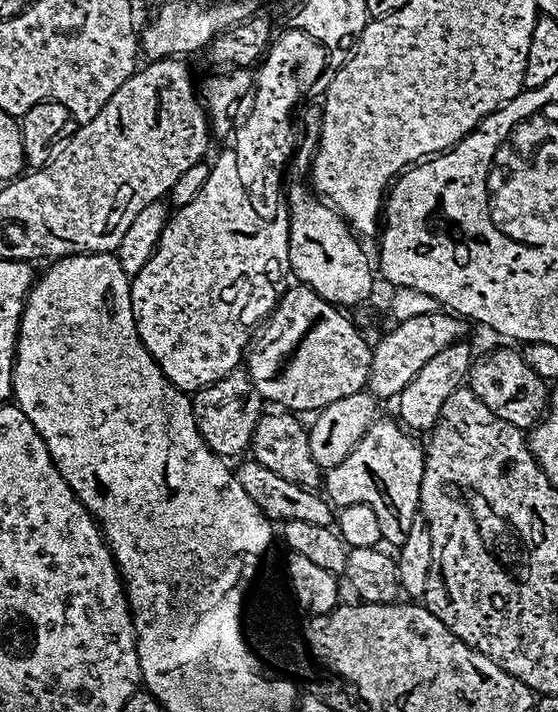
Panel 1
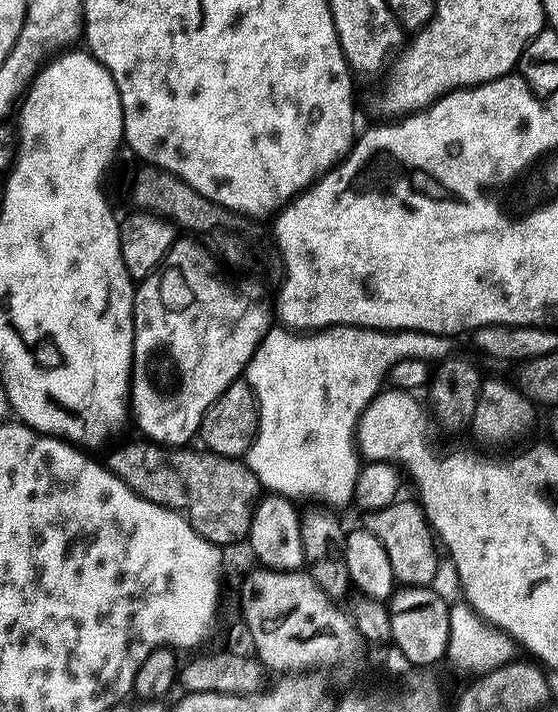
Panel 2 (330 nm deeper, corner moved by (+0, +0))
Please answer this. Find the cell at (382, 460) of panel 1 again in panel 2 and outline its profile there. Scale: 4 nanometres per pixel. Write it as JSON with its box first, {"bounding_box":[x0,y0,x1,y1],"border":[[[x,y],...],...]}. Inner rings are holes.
{"bounding_box":[366,498,440,588],"border":[[[400,498],[384,509],[371,513],[367,517],[366,527],[374,533],[378,542],[382,542],[382,550],[386,550],[386,558],[390,558],[393,581],[397,585],[409,584],[412,588],[424,588],[435,578],[440,568],[440,560],[436,557],[438,544],[423,507],[415,499],[412,500]]]}

